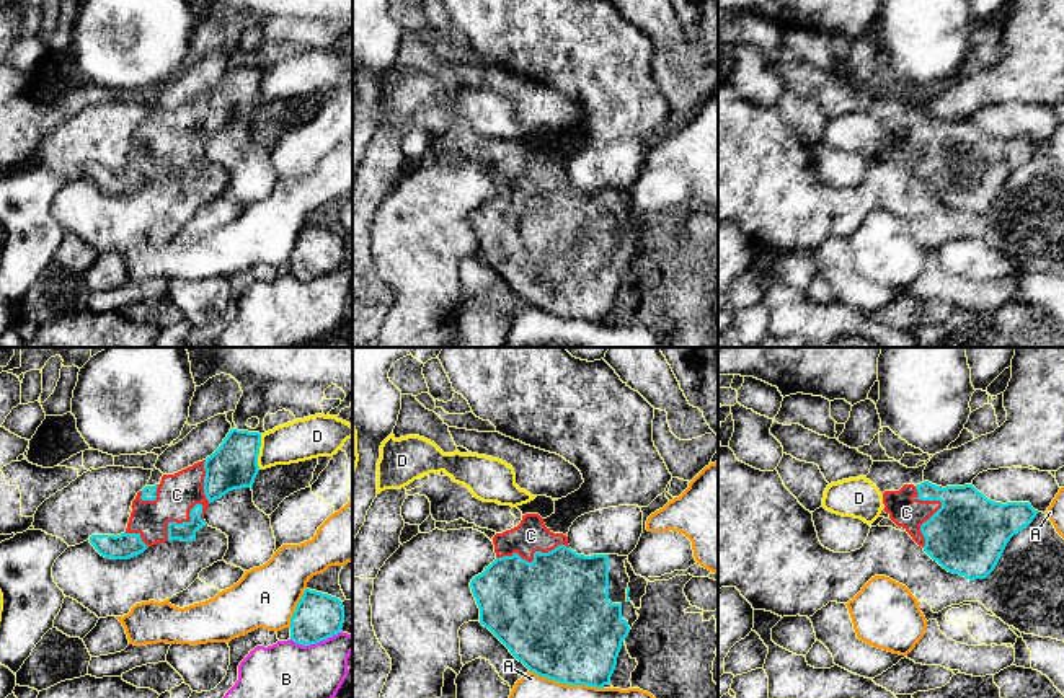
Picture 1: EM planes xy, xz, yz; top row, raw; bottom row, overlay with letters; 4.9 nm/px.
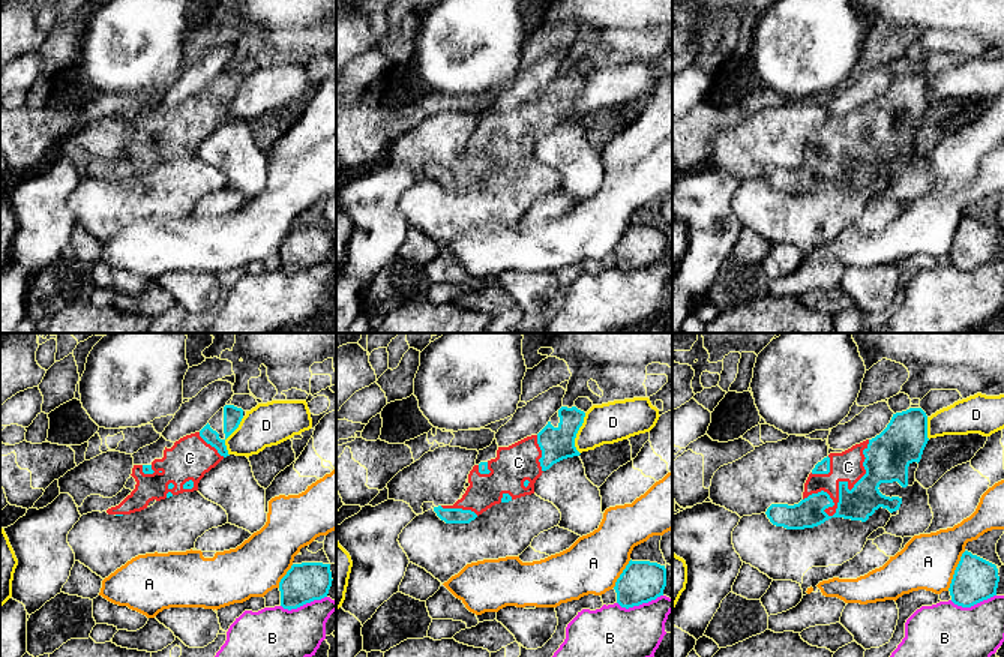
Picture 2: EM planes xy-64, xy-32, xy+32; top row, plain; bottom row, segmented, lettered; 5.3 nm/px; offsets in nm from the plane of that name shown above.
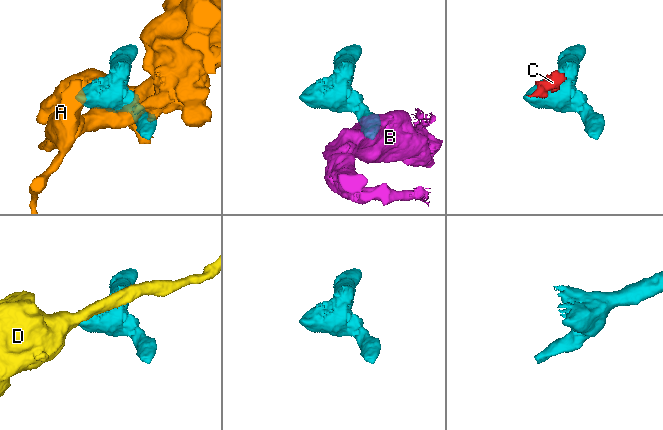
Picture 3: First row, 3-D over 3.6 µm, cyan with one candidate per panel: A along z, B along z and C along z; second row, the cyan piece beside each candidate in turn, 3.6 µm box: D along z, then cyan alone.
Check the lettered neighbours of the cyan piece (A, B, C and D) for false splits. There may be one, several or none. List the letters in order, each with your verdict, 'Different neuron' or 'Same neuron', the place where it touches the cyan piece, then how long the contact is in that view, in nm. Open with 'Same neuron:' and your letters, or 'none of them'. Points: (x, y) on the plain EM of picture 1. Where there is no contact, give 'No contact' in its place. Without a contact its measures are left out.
Same neuron: C
A: Different neuron. Touches cyan at xz (567, 318). Shared border 380 nm
B: Different neuron. Touches cyan at xy (315, 278). Shared border 260 nm
C: Same neuron. Touches cyan at yz (939, 144). Shared border 300 nm
D: Different neuron. Touches cyan at xy (258, 87). Shared border 180 nm

